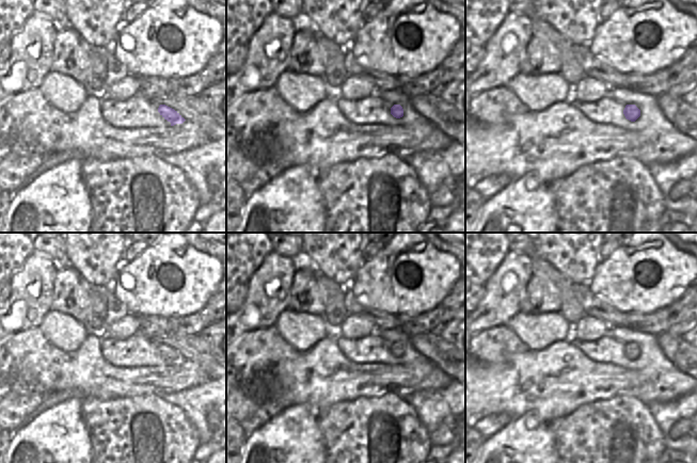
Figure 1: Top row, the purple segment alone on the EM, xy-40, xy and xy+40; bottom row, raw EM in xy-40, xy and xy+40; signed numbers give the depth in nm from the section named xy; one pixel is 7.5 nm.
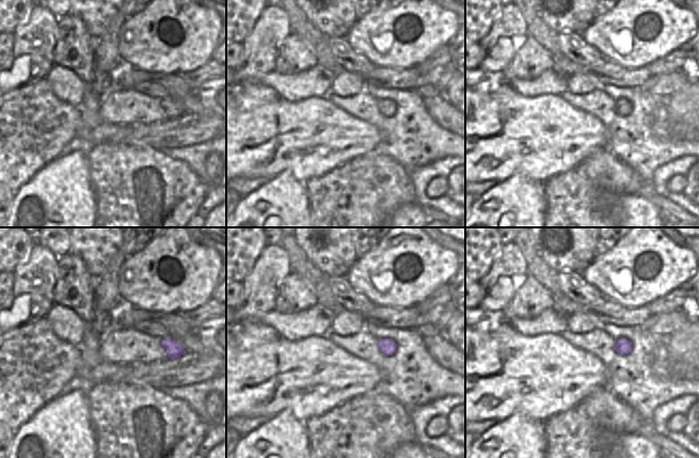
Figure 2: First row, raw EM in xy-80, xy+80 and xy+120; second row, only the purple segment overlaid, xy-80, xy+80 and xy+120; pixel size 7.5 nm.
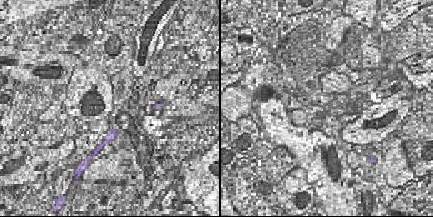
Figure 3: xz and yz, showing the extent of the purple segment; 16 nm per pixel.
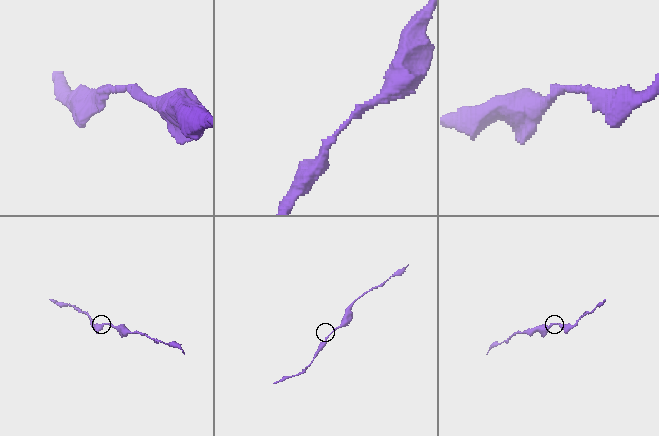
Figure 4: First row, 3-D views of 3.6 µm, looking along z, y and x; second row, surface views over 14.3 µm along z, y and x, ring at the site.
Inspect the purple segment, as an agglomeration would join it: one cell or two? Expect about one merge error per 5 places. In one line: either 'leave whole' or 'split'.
leave whole

